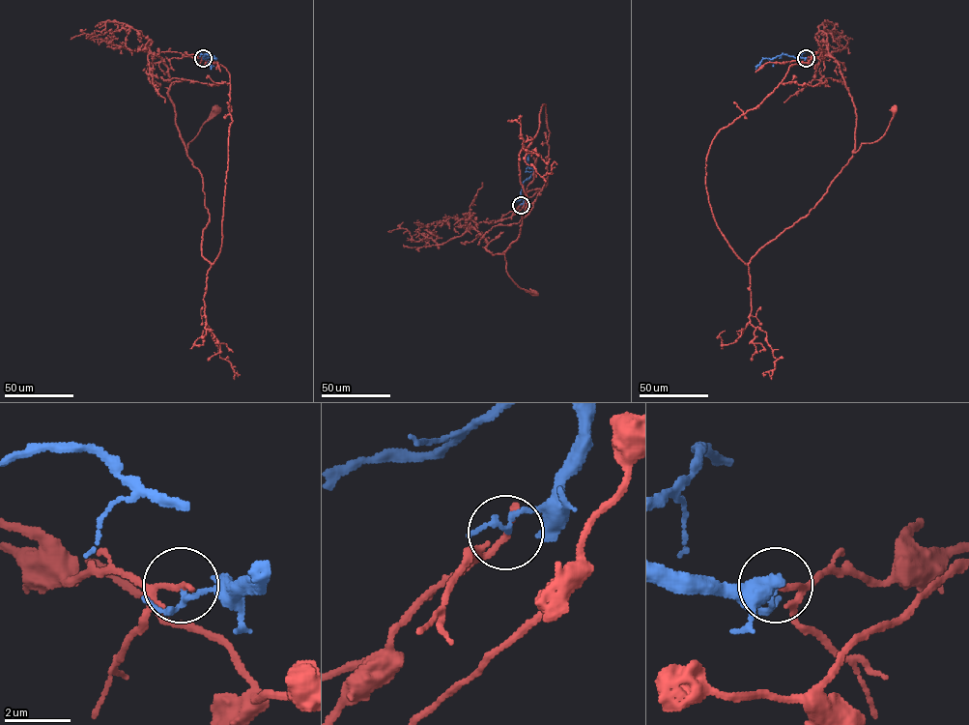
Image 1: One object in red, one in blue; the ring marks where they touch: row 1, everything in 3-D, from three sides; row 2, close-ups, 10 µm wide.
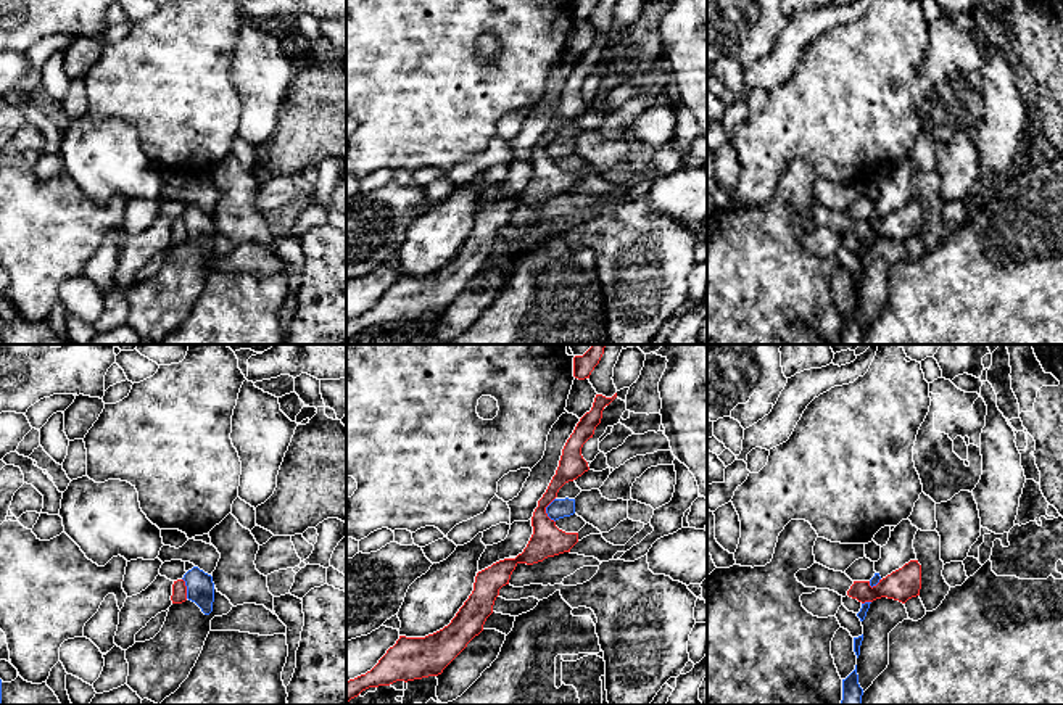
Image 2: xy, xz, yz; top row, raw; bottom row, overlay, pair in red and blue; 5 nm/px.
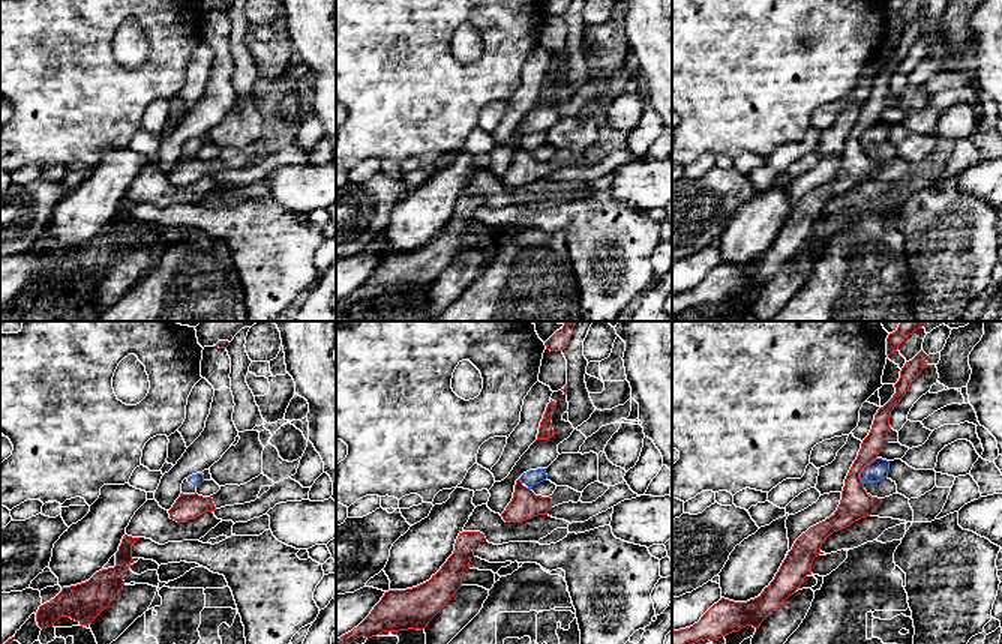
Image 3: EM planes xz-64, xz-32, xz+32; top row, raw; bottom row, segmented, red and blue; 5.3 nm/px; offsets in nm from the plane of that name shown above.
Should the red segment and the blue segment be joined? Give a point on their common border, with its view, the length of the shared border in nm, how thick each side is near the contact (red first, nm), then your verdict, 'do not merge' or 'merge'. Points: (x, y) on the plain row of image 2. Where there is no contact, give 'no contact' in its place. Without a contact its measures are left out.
meets red in xz at (545, 150); contact 130 nm long; 160 nm thick on the red side, 100 nm on the other; do not merge

